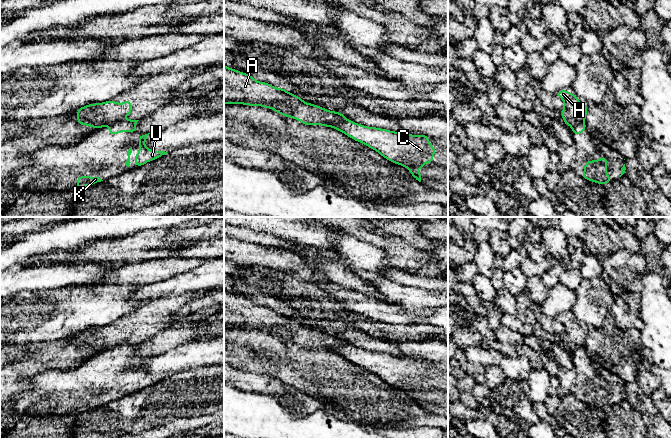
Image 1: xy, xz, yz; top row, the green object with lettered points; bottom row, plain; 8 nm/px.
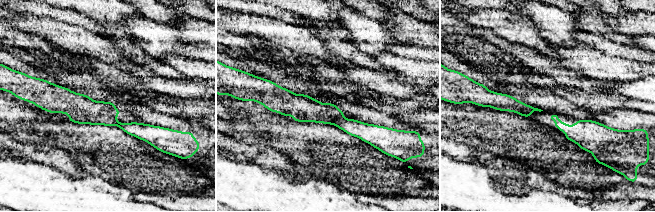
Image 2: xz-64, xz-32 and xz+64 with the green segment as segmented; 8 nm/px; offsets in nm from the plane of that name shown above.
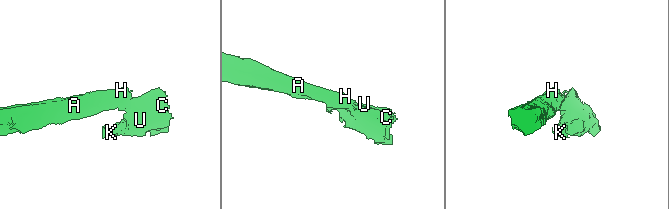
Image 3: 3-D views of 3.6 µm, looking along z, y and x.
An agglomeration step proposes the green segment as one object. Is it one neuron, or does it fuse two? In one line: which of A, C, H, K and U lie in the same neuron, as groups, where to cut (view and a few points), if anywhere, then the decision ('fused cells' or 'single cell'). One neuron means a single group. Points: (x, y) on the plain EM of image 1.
A H / C K U | xz (347, 343), (338, 345), (333, 351) | fused cells

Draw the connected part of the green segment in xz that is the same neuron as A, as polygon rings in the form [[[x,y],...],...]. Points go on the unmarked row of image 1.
[[[224,289],[224,328],[243,328],[273,333],[280,339],[299,344],[305,349],[334,352],[339,345],[348,344],[341,336],[329,335],[306,327],[284,312],[256,305],[251,299]]]

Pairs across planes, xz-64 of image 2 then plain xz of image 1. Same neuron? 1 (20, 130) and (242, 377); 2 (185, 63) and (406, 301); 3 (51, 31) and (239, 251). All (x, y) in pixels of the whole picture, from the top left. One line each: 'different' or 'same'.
1: different
2: same
3: same

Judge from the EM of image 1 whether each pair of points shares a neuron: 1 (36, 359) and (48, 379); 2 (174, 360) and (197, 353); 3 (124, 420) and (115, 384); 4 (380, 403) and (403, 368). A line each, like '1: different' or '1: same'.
1: different
2: same
3: different
4: different

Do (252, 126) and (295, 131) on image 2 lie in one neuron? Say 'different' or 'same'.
same

